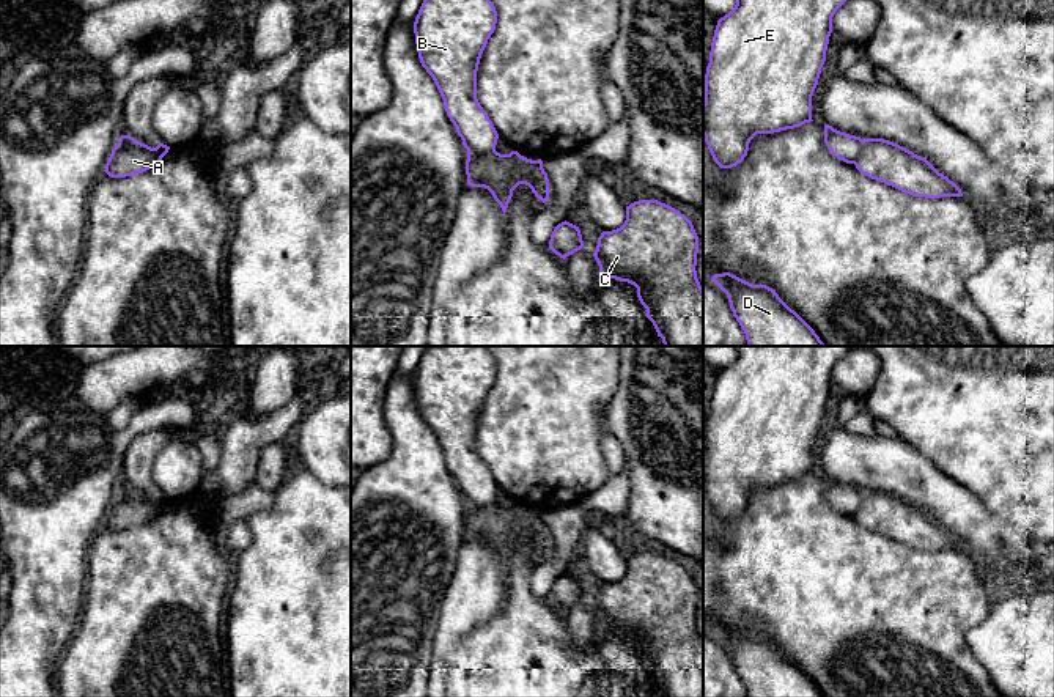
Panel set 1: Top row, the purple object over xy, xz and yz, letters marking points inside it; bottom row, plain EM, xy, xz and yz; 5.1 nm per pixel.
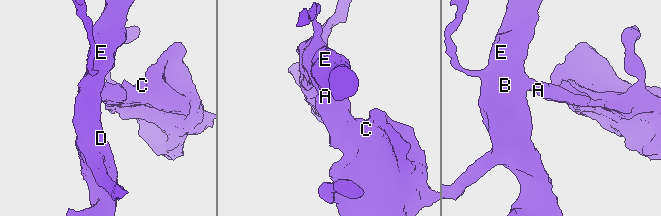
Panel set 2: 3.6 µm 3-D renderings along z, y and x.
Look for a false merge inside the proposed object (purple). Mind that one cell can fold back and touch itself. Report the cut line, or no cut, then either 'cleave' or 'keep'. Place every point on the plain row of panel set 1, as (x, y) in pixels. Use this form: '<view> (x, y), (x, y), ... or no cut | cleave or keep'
xz (494, 502), (468, 505) | cleave

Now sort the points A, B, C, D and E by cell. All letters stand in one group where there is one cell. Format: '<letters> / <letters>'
A C / B D E

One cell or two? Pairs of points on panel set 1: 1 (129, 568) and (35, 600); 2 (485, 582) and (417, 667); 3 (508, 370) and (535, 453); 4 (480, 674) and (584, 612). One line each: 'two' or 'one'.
1: two
2: two
3: one
4: two

